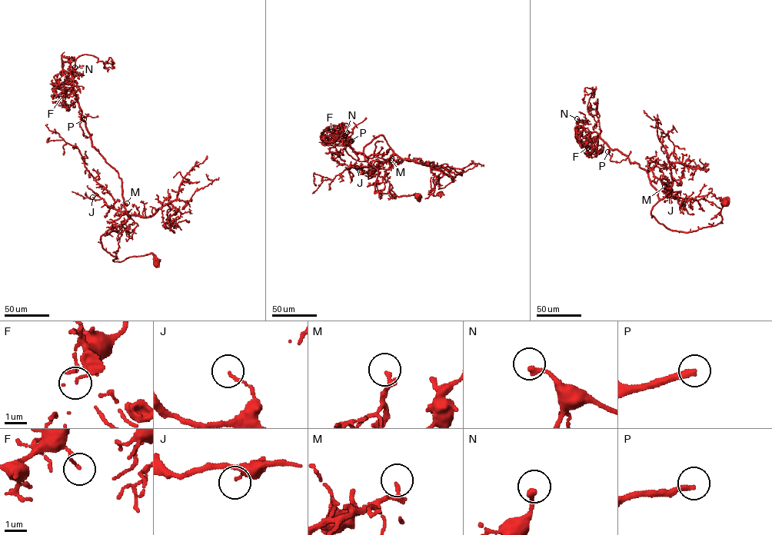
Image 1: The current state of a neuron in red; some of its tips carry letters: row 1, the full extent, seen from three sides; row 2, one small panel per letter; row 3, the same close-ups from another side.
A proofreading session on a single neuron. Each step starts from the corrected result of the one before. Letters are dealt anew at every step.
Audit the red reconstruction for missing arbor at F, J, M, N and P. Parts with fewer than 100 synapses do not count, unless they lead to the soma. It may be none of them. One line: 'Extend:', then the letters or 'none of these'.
Extend: P

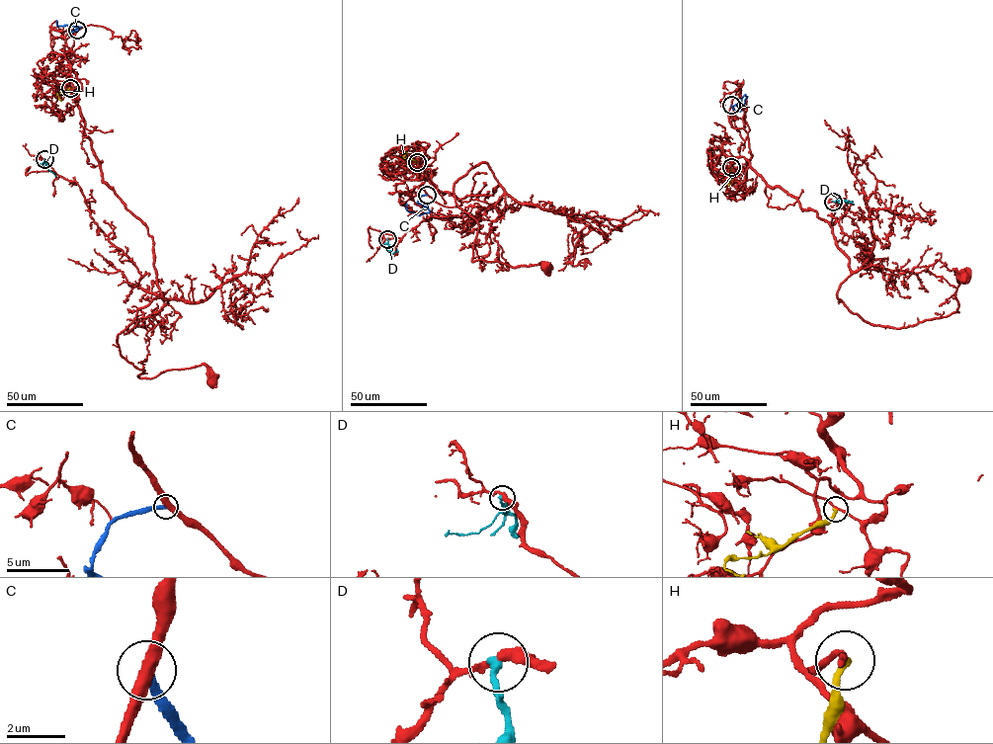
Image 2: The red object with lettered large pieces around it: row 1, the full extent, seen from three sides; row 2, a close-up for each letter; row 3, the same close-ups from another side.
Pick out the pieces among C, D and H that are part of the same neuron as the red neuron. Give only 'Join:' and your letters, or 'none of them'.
Join: none of them

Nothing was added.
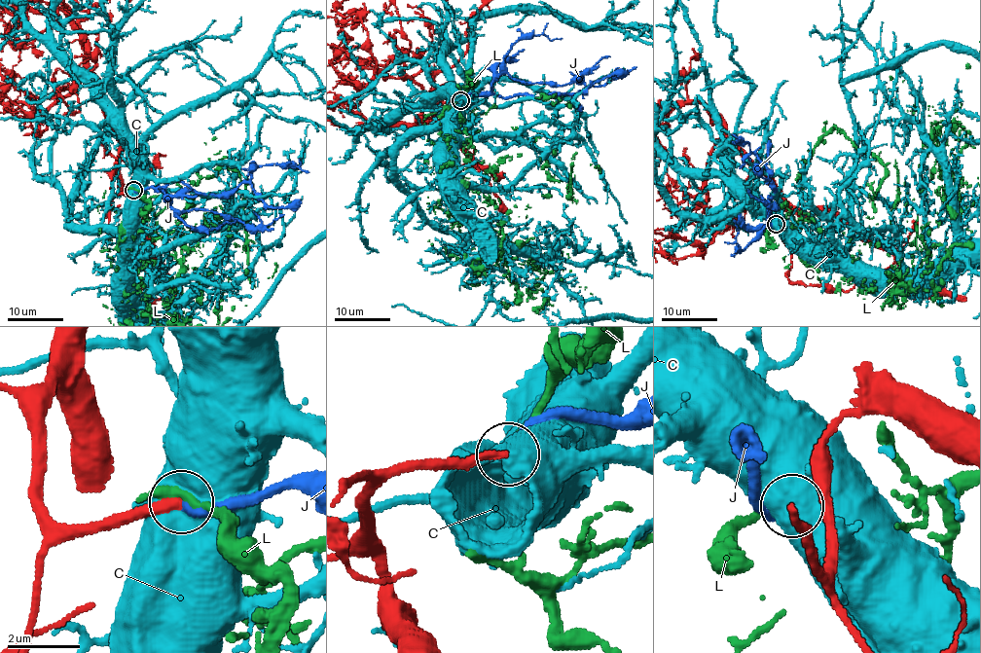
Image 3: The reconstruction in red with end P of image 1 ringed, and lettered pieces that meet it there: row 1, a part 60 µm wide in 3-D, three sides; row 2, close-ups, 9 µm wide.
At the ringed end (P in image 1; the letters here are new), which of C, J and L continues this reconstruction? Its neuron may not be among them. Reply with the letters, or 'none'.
J

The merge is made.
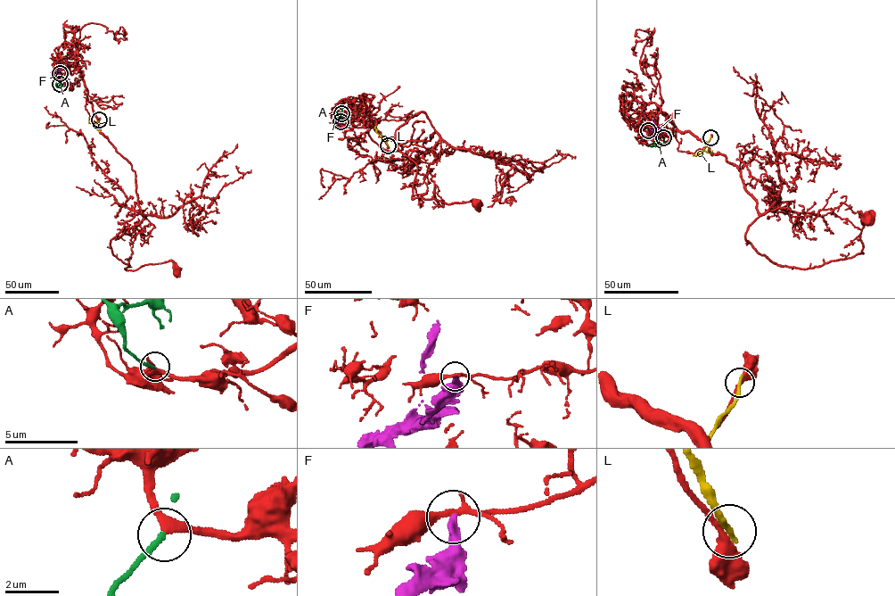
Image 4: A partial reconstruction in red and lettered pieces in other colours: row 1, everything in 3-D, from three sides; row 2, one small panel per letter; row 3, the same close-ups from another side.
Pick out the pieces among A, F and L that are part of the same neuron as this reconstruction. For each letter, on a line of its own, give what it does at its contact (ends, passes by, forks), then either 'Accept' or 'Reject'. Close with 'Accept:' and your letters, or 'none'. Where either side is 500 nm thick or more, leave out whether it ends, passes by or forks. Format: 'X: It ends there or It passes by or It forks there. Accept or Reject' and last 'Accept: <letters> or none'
A: It ends there. Accept
F: It ends there. Reject
L: It ends there. Reject
Accept: A

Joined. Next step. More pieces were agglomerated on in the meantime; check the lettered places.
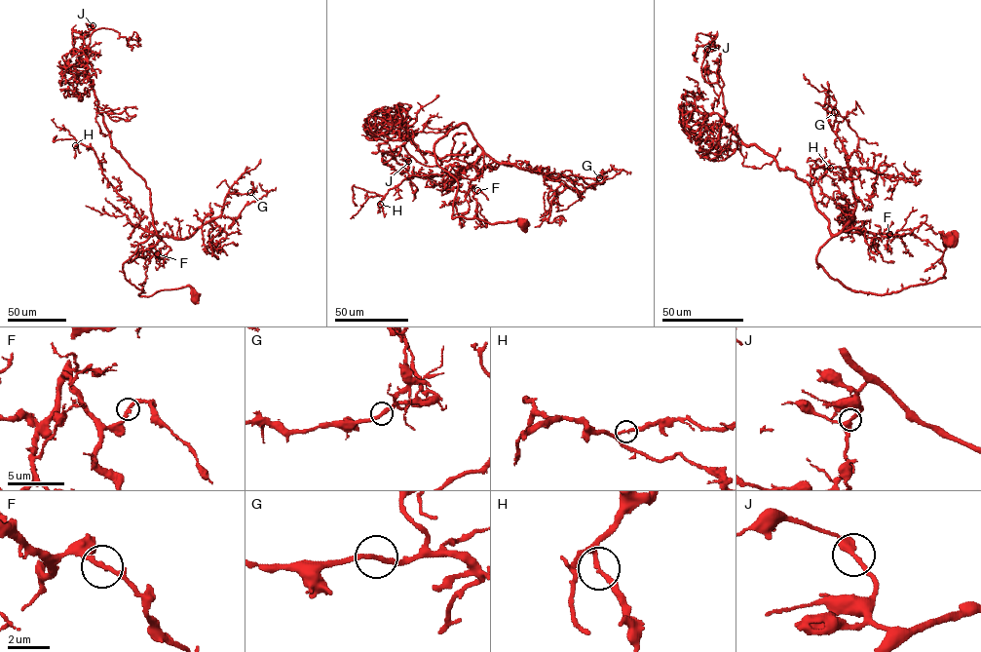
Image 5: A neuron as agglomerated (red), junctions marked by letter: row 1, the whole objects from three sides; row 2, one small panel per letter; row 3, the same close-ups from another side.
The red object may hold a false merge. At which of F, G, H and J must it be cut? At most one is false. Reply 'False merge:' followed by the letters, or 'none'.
False merge: none

